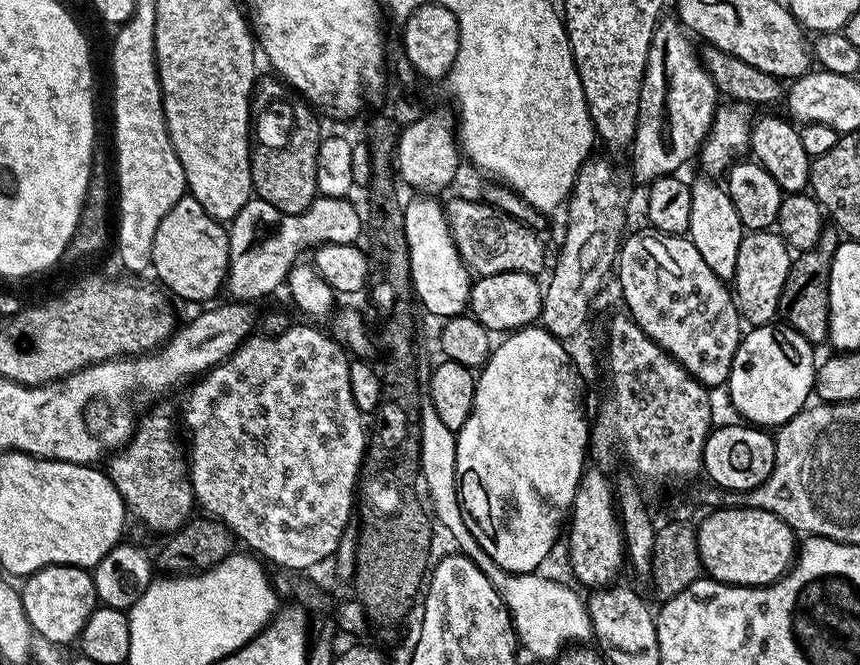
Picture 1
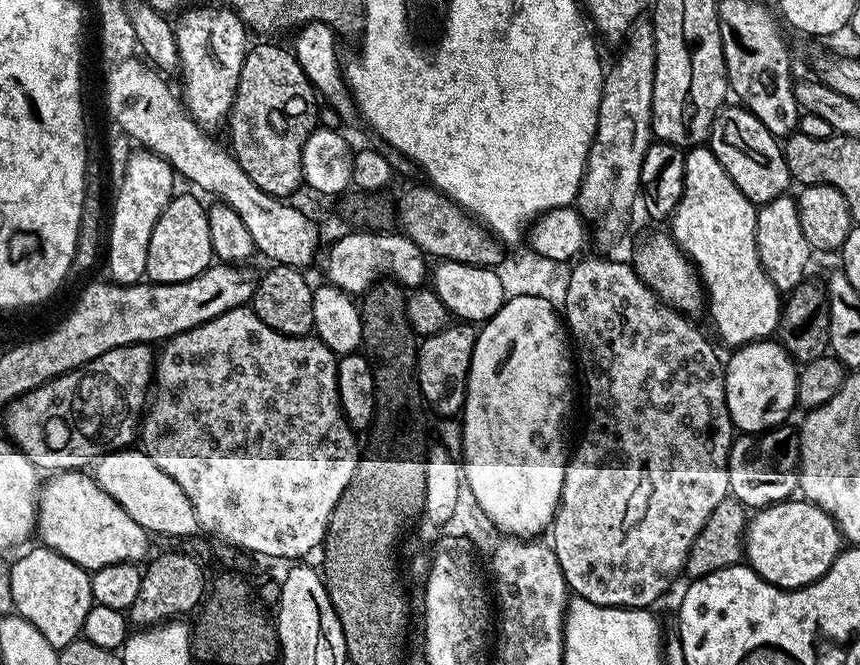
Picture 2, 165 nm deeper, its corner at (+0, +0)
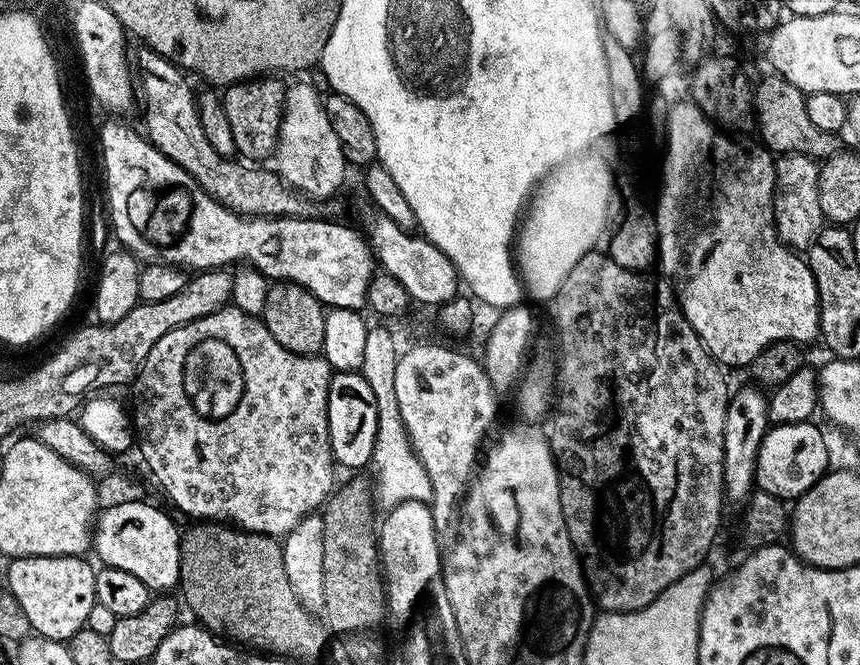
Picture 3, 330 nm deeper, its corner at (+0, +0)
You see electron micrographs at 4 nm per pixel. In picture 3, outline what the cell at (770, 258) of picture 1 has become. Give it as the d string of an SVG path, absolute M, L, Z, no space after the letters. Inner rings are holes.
M785 152L775 157L776 189L772 195L774 202L774 222L781 242L793 252L807 253L808 247L818 238L826 226L822 205L818 199L818 174L820 164L806 154Z

